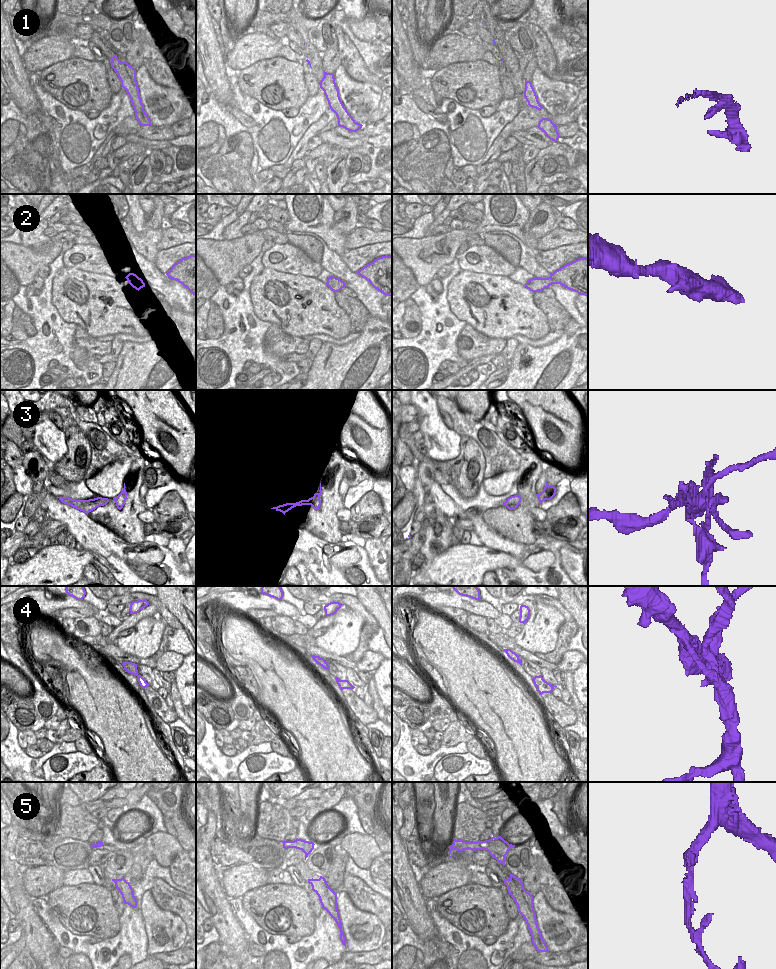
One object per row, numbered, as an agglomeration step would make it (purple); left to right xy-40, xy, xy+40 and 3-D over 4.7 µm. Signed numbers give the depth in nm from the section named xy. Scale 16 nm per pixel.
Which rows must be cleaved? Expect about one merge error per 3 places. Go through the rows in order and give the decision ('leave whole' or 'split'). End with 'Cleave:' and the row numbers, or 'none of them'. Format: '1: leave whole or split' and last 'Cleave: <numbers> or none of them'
1: leave whole
2: leave whole
3: split
4: split
5: split
Cleave: 3, 4, 5

